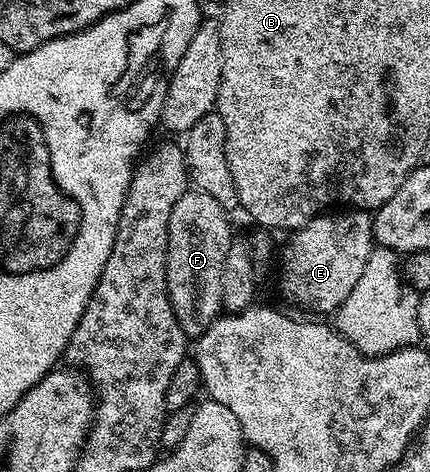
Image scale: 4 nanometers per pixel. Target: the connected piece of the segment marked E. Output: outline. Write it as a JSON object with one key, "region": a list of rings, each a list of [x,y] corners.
{"region":[[[330,210],[325,214],[313,216],[305,226],[297,229],[282,252],[282,269],[278,272],[278,288],[294,304],[311,308],[314,312],[337,312],[344,298],[352,292],[352,286],[364,274],[368,254],[376,247],[374,242],[374,221],[366,210]]]}

